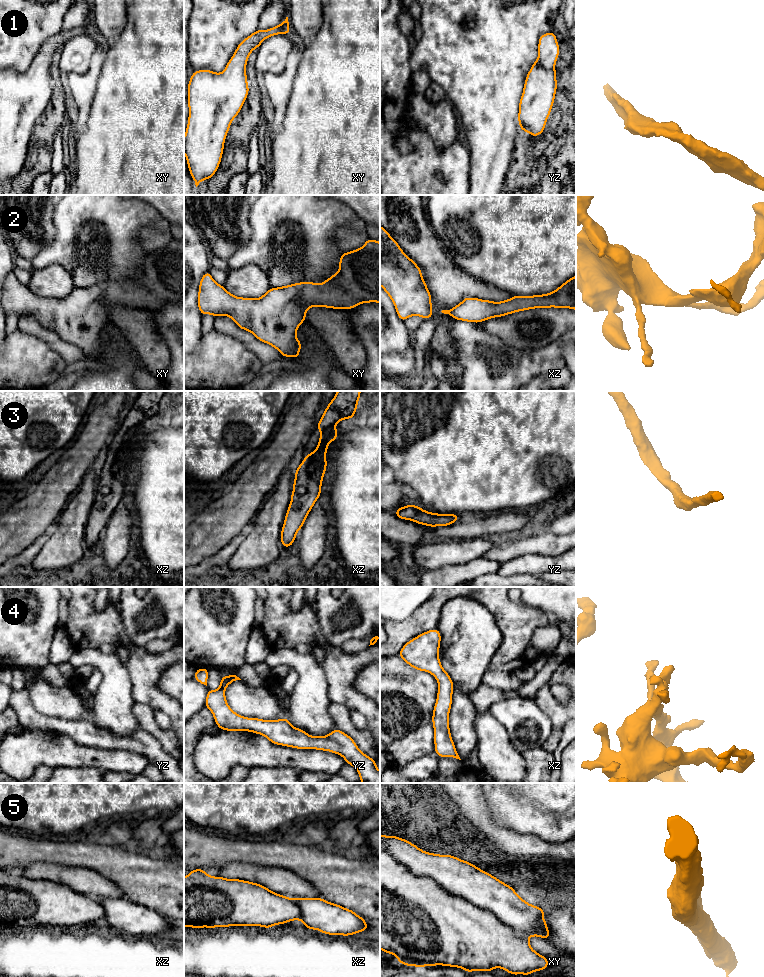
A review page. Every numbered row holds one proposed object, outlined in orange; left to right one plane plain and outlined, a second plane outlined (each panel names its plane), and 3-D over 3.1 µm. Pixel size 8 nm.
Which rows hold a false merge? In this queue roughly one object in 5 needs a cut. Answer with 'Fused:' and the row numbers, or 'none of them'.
Fused: none of them

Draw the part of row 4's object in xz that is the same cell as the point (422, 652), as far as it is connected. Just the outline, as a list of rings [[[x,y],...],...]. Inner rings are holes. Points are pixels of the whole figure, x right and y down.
[[[432,629],[408,641],[398,655],[415,670],[426,671],[436,678],[438,692],[432,715],[435,754],[440,758],[453,757],[461,760],[449,728],[454,684],[439,660],[440,642],[440,631]]]

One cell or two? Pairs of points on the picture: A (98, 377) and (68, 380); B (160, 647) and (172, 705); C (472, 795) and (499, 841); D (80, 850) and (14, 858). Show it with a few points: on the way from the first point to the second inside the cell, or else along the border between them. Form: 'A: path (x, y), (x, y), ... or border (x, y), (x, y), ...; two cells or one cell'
A: border (92, 370), (77, 380); two cells
B: border (173, 646), (158, 653), (149, 653), (146, 650); two cells
C: path (473, 806), (491, 830); one cell
D: path (64, 851), (30, 851); one cell

